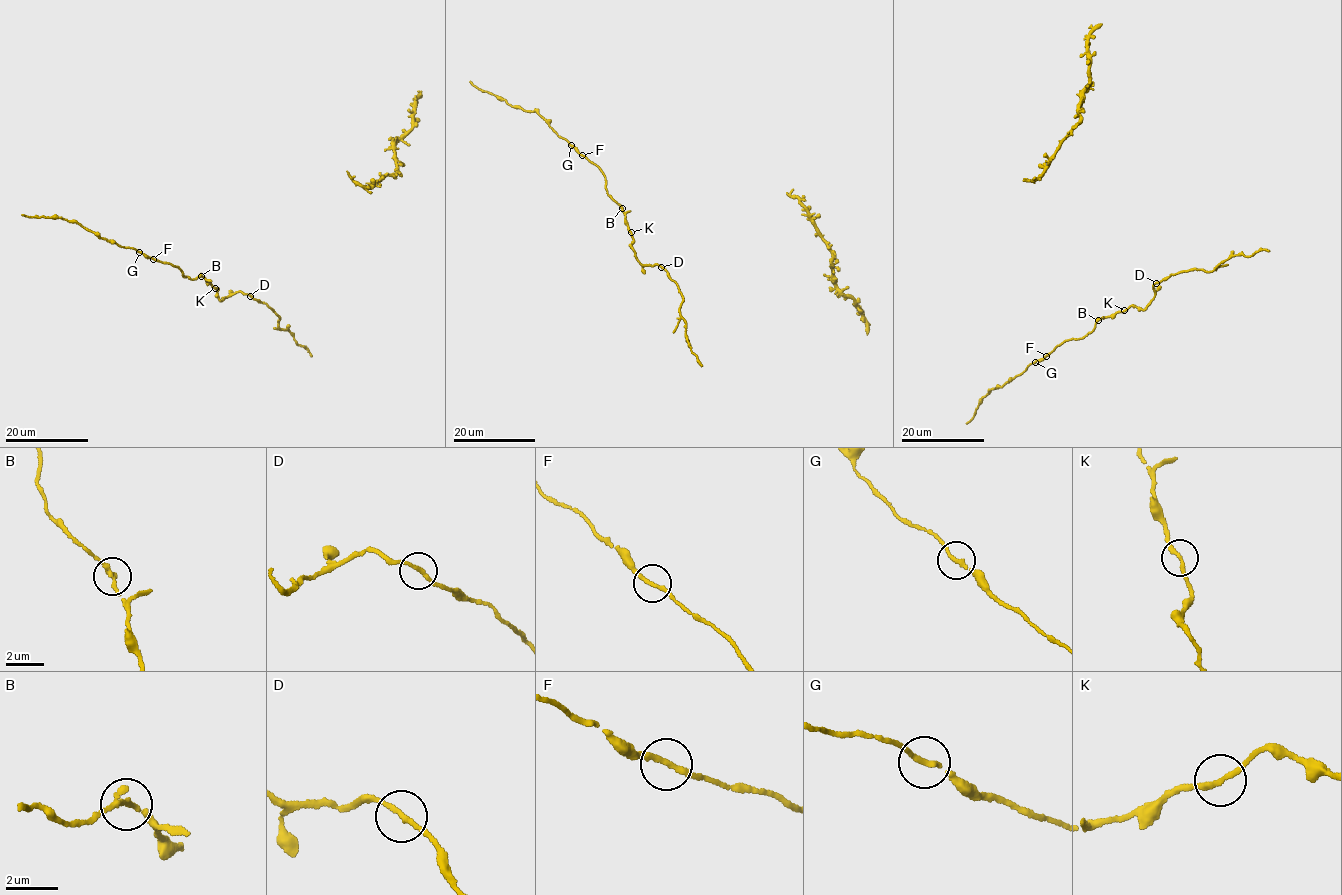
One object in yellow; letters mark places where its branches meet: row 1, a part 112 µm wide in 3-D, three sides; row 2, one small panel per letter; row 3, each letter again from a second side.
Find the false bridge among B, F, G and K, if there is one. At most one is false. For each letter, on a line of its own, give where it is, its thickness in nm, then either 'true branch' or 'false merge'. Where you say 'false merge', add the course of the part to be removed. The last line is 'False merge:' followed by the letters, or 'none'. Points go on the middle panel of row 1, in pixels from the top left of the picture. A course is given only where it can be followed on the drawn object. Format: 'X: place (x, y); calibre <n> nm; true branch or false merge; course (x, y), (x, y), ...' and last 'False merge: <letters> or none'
B: place (622, 208); calibre 200 nm; true branch
F: place (582, 155); calibre 200 nm; true branch
G: place (571, 145); calibre 200 nm; true branch
K: place (631, 232); calibre 200 nm; true branch
False merge: none

